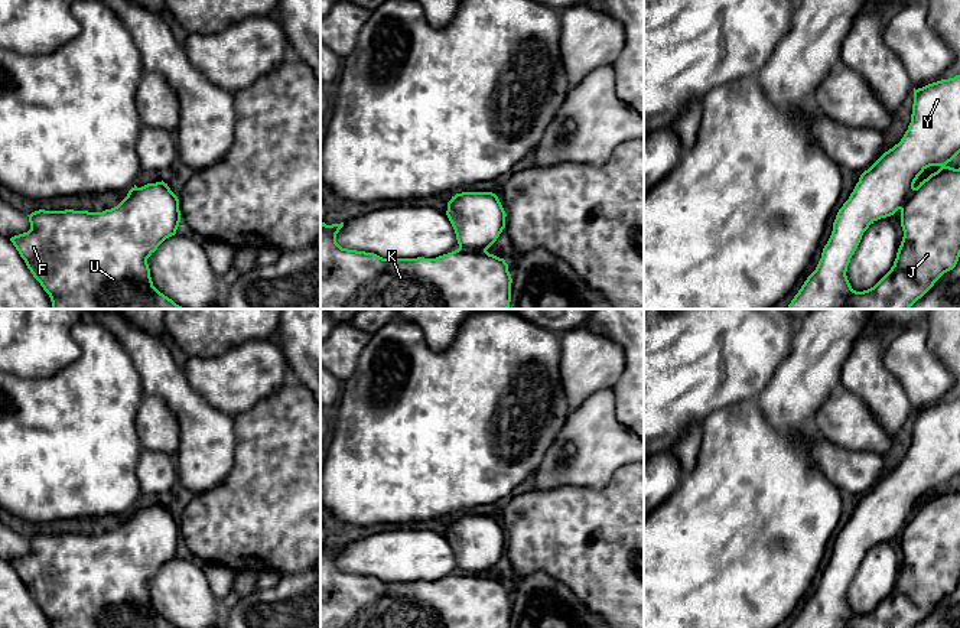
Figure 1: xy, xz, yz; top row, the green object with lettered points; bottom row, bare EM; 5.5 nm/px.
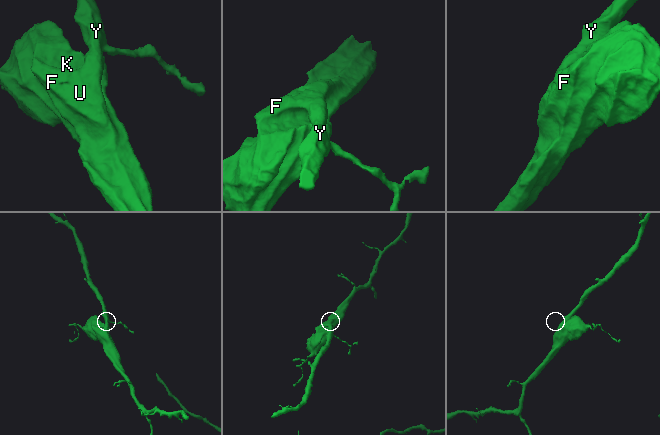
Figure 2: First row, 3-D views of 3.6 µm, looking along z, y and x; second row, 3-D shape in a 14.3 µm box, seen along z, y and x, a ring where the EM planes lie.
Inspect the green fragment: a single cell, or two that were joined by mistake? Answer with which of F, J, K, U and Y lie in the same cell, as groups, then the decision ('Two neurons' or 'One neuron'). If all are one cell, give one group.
Groups: F J K U Y. One neuron

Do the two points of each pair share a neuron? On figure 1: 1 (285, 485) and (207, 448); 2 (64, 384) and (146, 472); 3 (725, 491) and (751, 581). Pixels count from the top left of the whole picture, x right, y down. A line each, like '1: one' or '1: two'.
1: two
2: two
3: one

